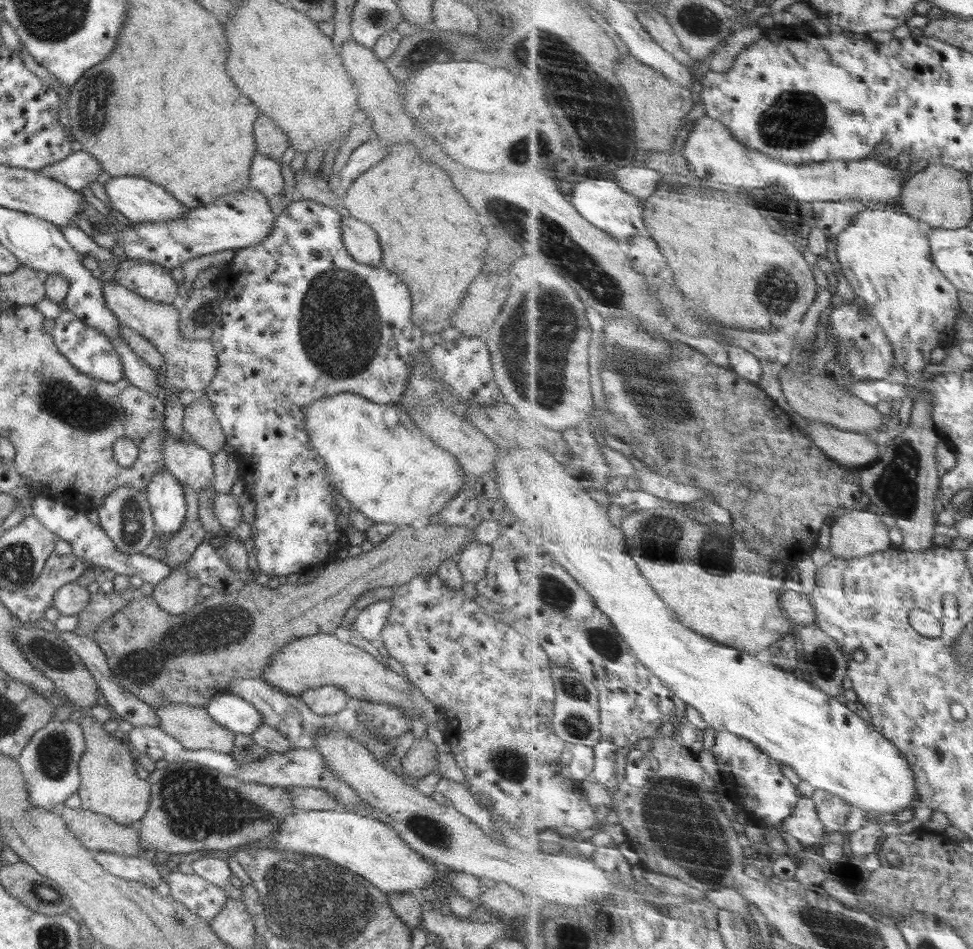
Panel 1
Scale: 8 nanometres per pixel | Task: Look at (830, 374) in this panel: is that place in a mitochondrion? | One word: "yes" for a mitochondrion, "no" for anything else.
no

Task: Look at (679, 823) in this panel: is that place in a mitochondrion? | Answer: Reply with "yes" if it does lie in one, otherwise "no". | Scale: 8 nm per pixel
yes

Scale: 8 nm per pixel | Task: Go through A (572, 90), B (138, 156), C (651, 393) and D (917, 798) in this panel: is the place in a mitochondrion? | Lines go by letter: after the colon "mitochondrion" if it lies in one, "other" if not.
A: mitochondrion
B: other
C: mitochondrion
D: other

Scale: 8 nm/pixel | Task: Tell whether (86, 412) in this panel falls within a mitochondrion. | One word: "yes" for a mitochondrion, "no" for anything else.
yes

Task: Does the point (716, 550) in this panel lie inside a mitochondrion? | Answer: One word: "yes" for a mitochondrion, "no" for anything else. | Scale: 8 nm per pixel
yes

